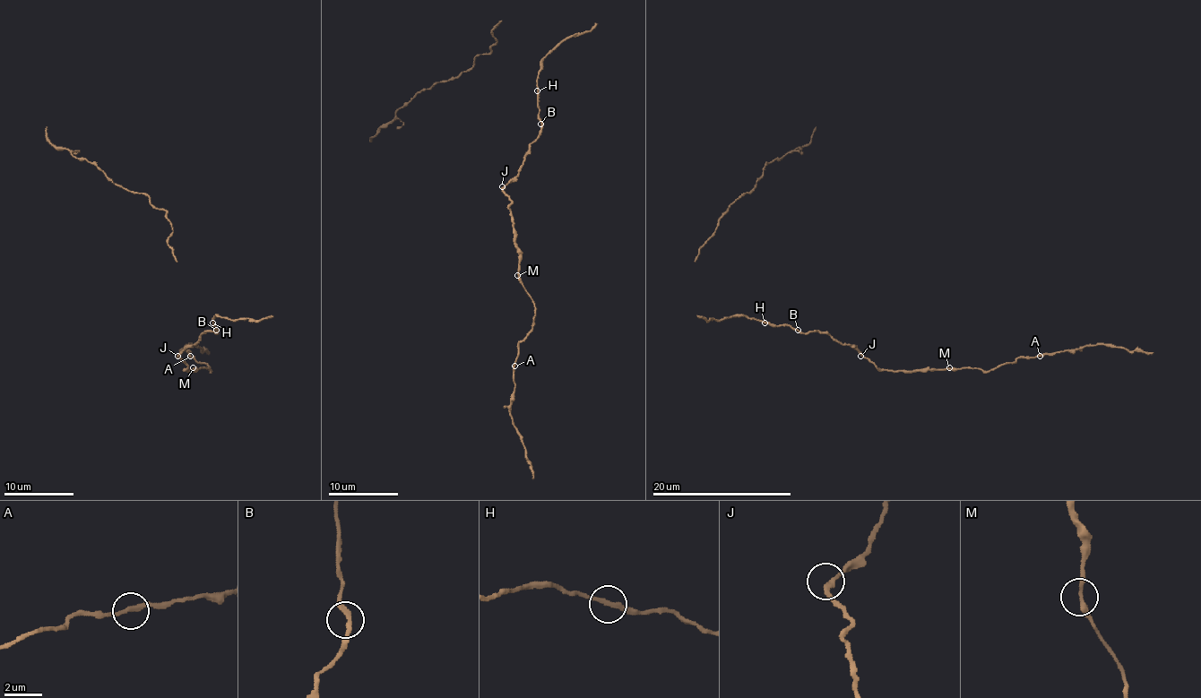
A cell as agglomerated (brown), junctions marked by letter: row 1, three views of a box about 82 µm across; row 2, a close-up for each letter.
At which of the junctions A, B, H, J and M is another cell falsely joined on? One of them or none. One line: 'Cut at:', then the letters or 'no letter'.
Cut at: no letter

